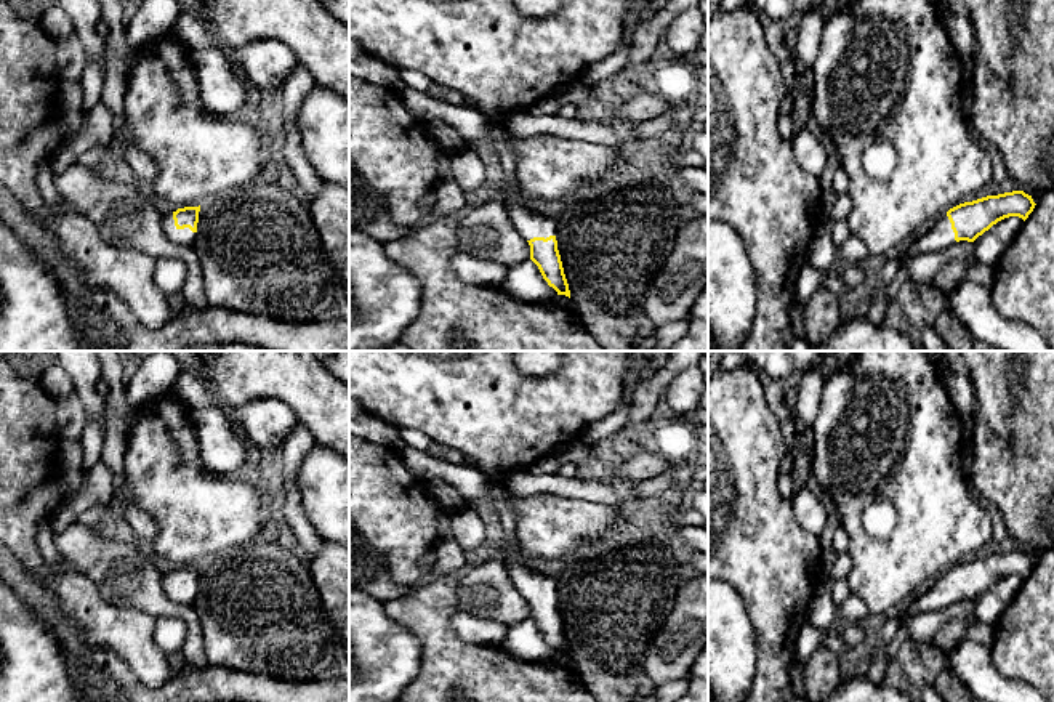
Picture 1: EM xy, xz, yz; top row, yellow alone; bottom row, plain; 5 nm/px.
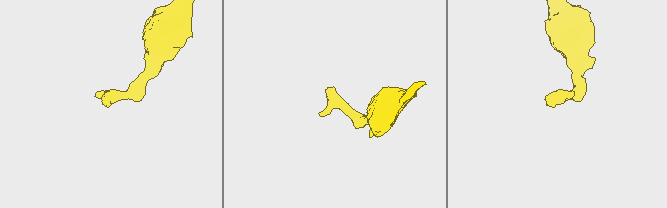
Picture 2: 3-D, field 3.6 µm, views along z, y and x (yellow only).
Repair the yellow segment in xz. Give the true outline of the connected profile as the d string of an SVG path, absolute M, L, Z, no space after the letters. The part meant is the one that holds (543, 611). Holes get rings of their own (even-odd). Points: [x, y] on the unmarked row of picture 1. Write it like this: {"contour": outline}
{"contour": "M503 548L506 553L505 564L509 577L521 595L530 604L530 619L538 625L543 638L557 654L570 657L569 643L564 633L561 614L556 599L556 580L530 569L514 558L514 551Z"}

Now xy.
{"contour": "M200 564L167 572L162 579L167 596L179 604L192 604L197 595L199 571Z"}

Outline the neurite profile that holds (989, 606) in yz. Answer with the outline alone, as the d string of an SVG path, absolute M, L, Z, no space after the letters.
M1009 575L993 583L971 601L974 606L974 619L992 627L996 625L1006 607L1017 596L1022 583L1024 579L1019 575Z

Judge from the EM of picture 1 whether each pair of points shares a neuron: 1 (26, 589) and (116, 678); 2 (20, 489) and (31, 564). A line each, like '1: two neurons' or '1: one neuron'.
1: one neuron
2: one neuron

